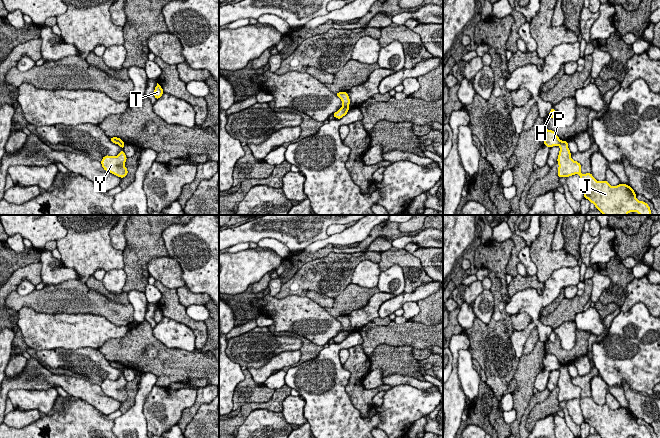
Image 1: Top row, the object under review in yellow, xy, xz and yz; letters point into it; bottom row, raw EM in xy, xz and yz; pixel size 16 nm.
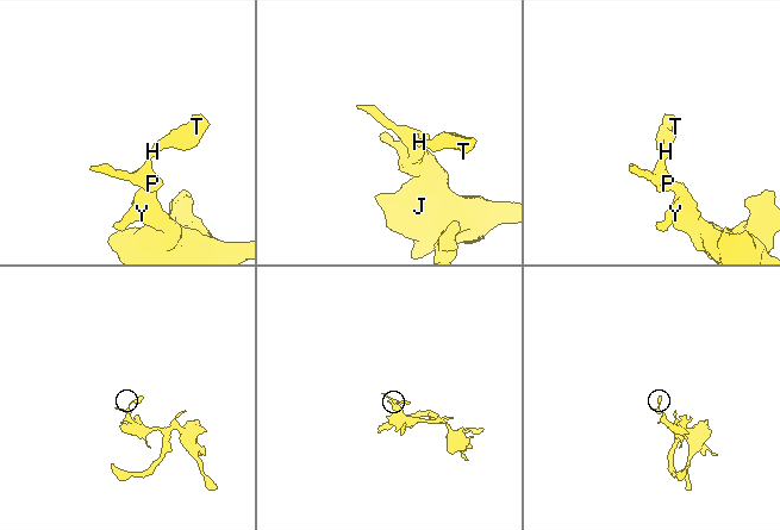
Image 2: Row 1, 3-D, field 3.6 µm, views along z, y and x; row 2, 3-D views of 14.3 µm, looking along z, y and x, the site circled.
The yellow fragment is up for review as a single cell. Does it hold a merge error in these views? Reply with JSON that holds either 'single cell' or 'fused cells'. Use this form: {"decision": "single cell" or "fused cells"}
{"decision": "fused cells"}

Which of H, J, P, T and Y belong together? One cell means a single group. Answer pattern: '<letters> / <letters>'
H P T / J Y

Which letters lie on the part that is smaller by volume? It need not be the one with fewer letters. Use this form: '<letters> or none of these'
H, P, T

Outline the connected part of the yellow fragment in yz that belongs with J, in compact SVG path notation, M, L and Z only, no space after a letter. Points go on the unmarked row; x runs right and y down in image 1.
M561 365L557 382L558 401L570 401L578 398L584 422L593 427L602 438L651 438L649 429L636 422L635 415L626 408L611 410L607 404L597 405L592 397L581 397L581 388L571 382L568 365Z

